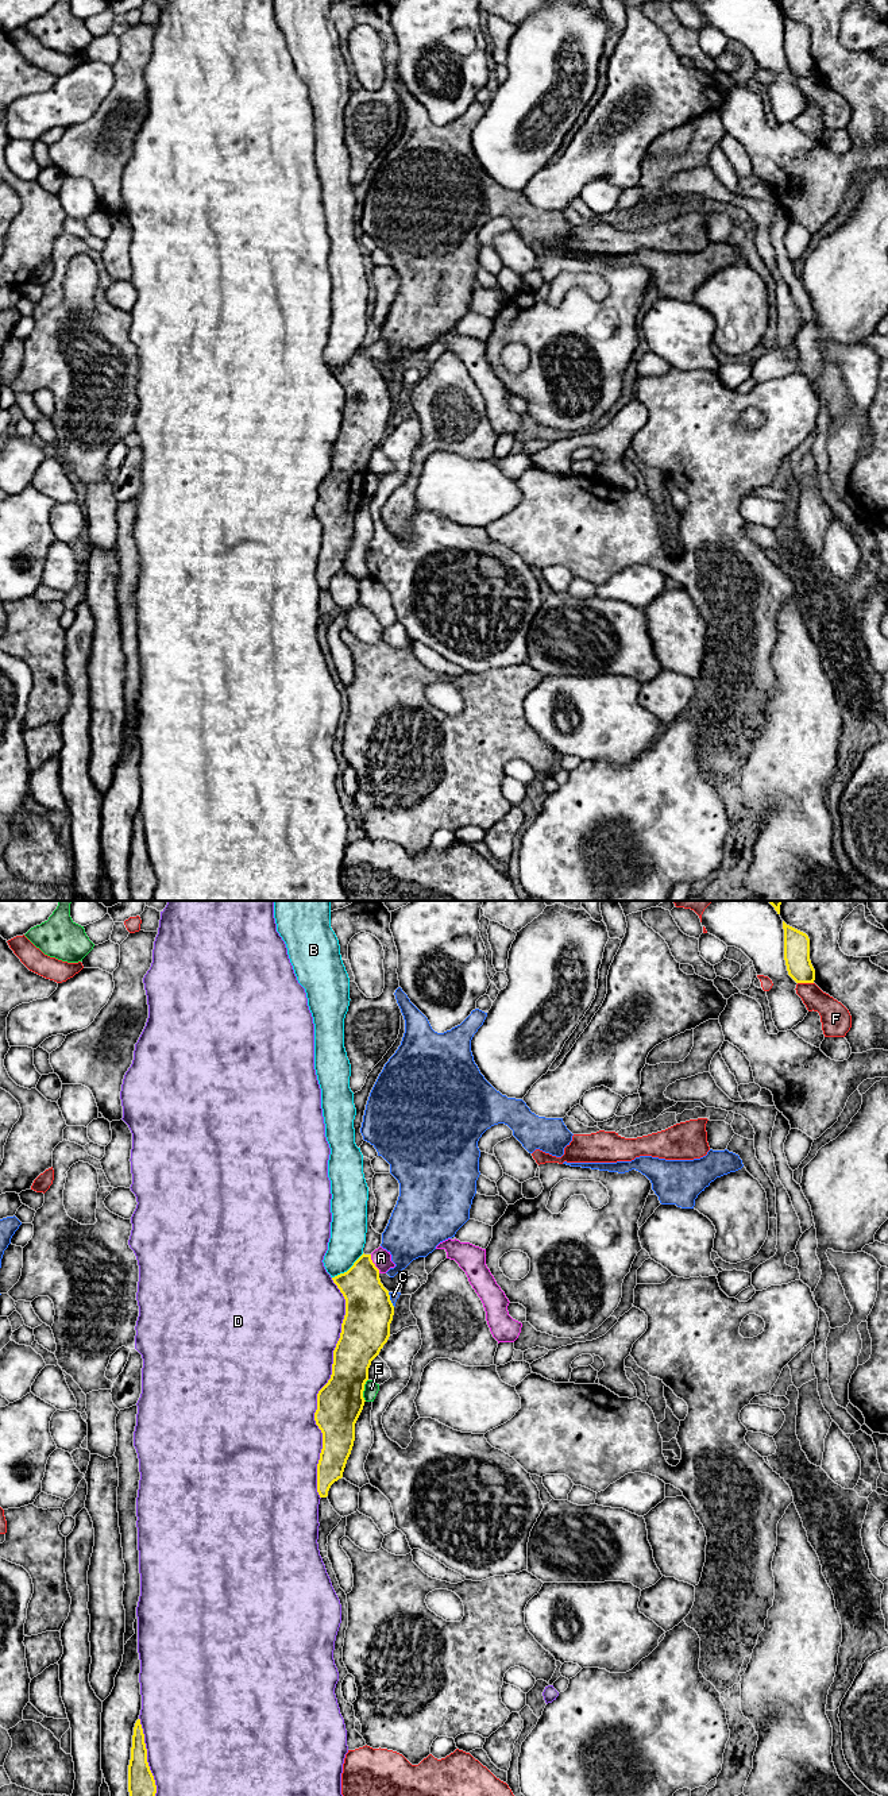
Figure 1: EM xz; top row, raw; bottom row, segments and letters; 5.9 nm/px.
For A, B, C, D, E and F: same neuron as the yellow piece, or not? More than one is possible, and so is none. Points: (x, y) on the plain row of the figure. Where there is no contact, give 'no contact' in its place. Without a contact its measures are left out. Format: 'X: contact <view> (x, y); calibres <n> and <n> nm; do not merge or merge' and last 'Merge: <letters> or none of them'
A: contact xz (374, 357); calibres 280 and 110 nm; merge
B: contact xz (348, 362); calibres 280 and 220 nm; do not merge
C: contact xz (389, 392); calibres 280 and 50 nm; do not merge
D: contact xz (321, 481); calibres 280 and 500 nm; do not merge
E: contact xz (363, 482); calibres 280 and 90 nm; do not merge
F: contact xz (806, 74); calibres 160 and 160 nm; do not merge
Merge: A

